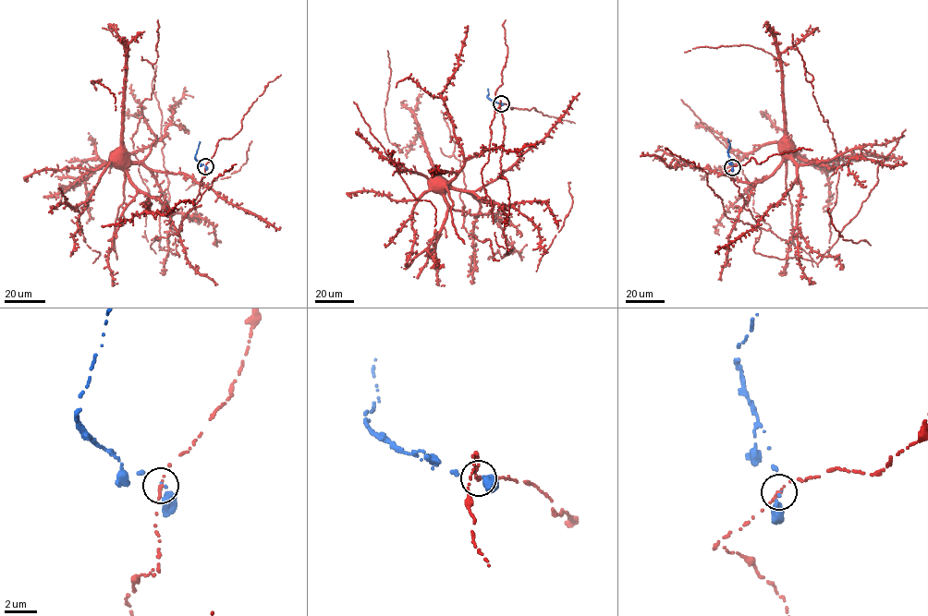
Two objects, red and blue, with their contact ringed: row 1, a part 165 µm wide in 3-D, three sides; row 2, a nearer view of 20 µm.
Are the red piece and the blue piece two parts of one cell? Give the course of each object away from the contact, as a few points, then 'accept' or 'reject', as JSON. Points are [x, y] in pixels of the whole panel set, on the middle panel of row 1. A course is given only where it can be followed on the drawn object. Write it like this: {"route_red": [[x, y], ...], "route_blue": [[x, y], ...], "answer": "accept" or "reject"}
{"route_red": [[500, 103], [505, 131], [500, 177], [507, 181], [508, 214], [502, 204], [437, 180]], "route_blue": [[500, 103], [487, 97], [488, 89]], "answer": "reject"}

